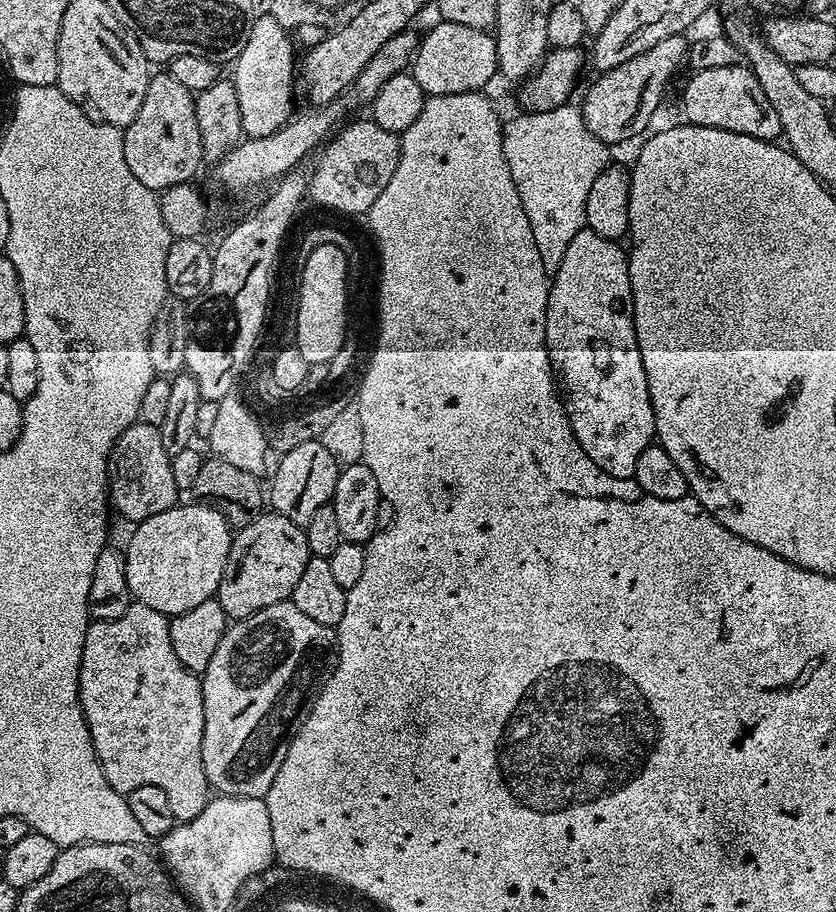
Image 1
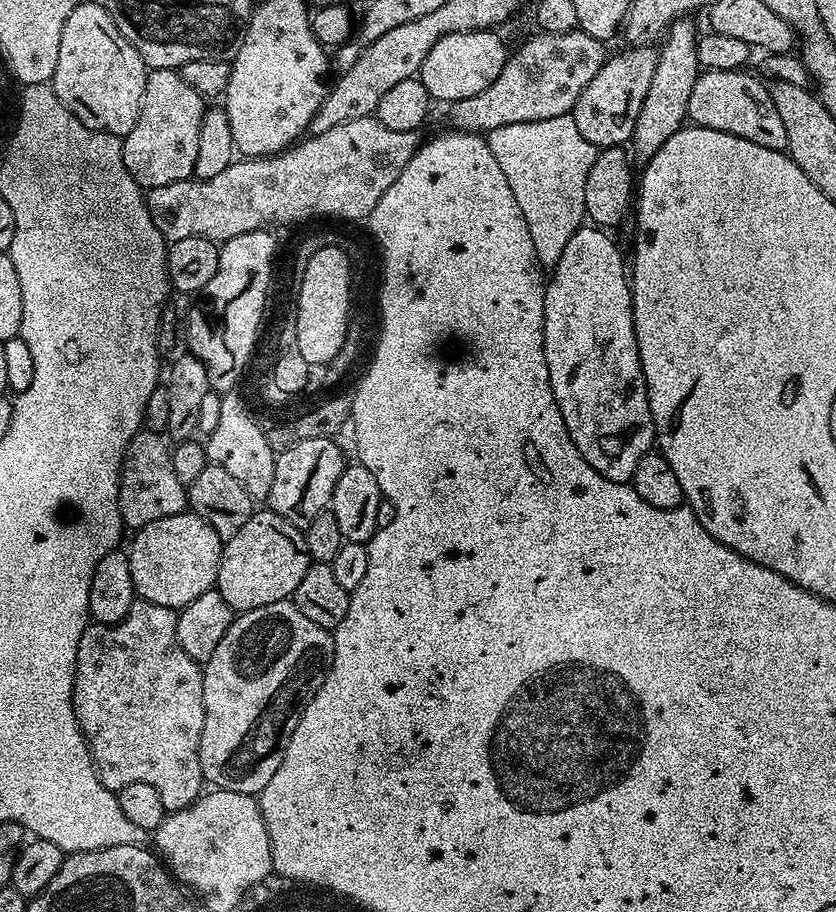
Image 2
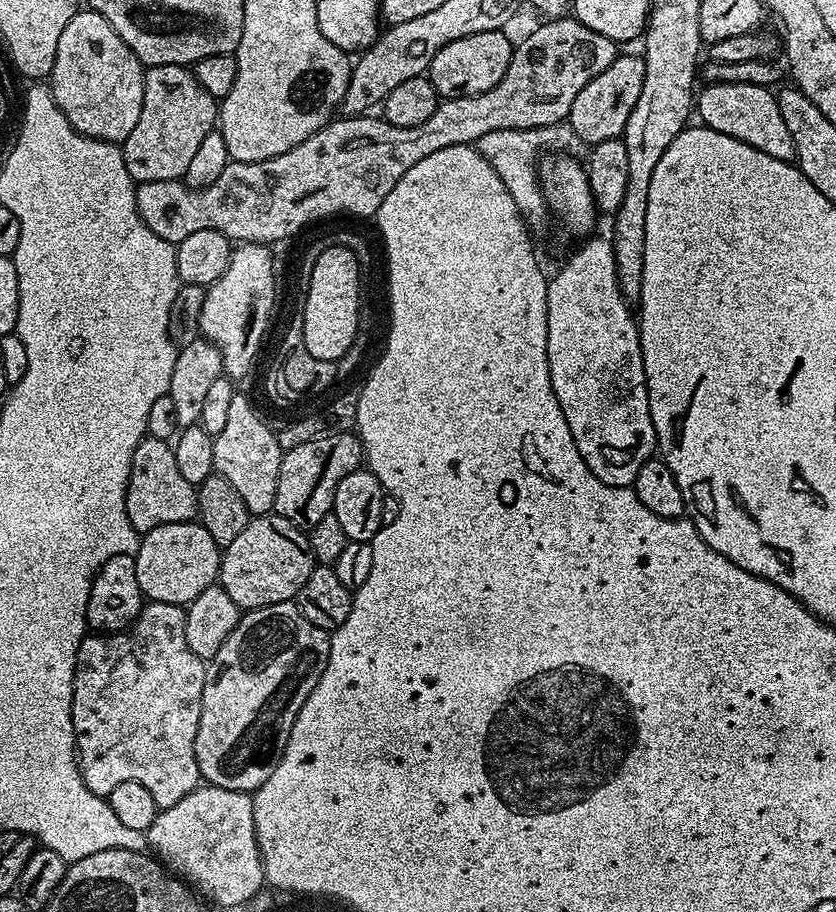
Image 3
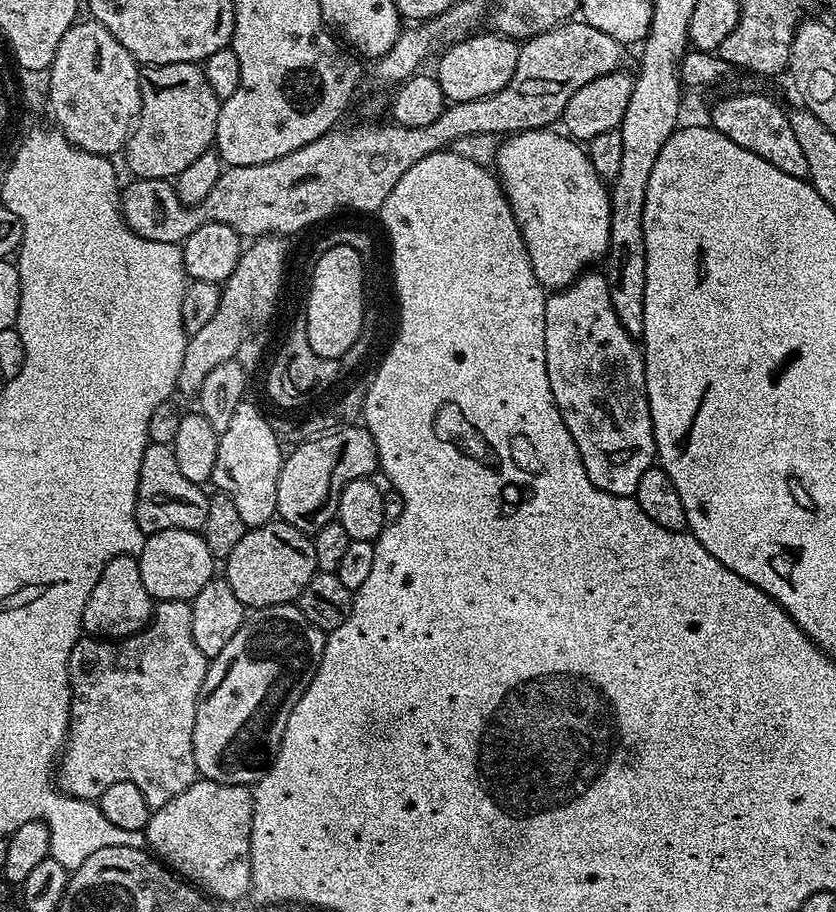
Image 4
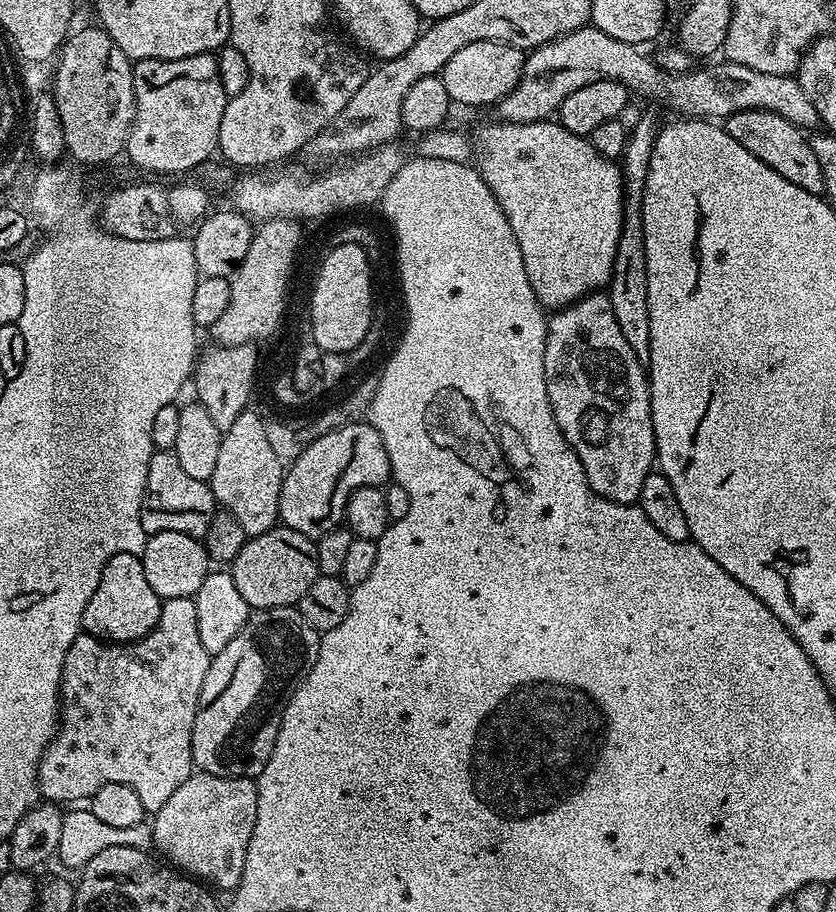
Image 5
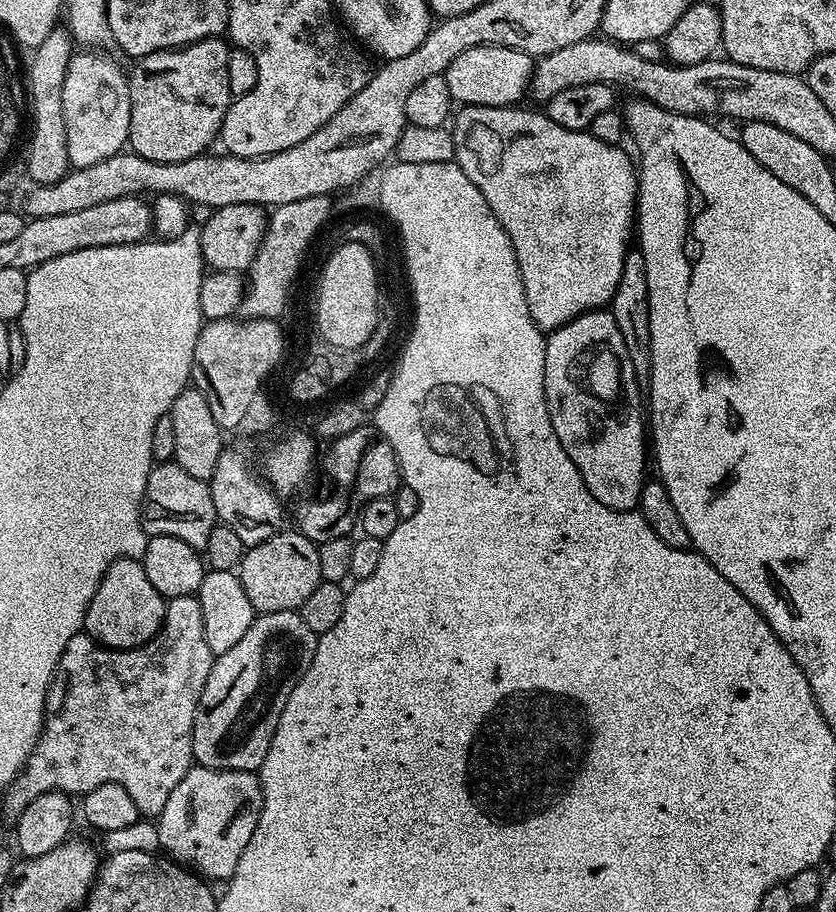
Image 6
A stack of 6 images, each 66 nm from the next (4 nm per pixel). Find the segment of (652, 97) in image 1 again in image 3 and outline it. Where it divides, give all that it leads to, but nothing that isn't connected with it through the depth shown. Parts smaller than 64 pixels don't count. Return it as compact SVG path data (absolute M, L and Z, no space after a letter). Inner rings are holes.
M617 55L616 60L610 62L610 66L606 66L606 70L602 70L602 74L598 74L598 78L586 82L586 86L582 86L582 90L578 90L578 94L574 98L574 106L570 106L570 114L566 121L567 126L572 128L573 134L580 142L588 146L607 140L621 139L626 130L626 122L630 122L630 114L638 103L638 94L642 94L642 81L645 78L646 66L644 65L643 55Z

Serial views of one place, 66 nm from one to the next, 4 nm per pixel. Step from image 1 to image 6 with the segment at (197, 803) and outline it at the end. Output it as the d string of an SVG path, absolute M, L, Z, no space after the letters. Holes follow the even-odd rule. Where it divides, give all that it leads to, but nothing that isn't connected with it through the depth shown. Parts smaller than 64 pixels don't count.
M195 594L171 597L166 604L163 628L140 648L105 648L87 634L70 638L48 687L40 740L2 797L8 822L15 822L38 794L83 794L106 782L122 786L122 790L134 798L141 817L159 818L170 794L174 794L174 786L178 786L194 766L194 718L206 678L210 678L213 659L202 630L202 606Z

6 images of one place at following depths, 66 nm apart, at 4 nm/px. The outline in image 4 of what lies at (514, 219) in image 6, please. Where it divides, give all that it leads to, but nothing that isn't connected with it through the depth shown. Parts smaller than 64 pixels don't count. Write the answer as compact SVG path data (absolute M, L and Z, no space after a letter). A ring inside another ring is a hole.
M547 127L512 133L497 147L494 161L504 197L520 227L530 266L545 290L568 288L583 273L599 265L596 264L599 260L601 263L607 257L612 201L609 185L598 174L598 170L594 170L585 145L563 131L552 131L556 130Z

